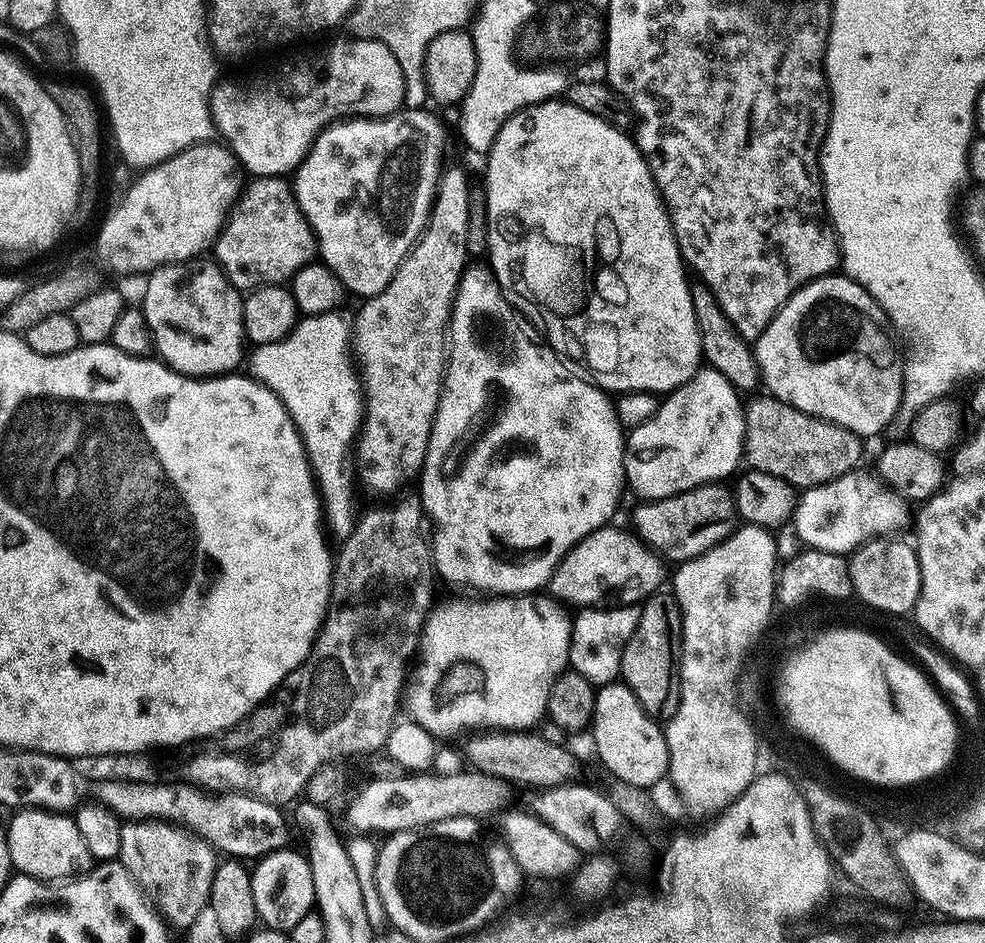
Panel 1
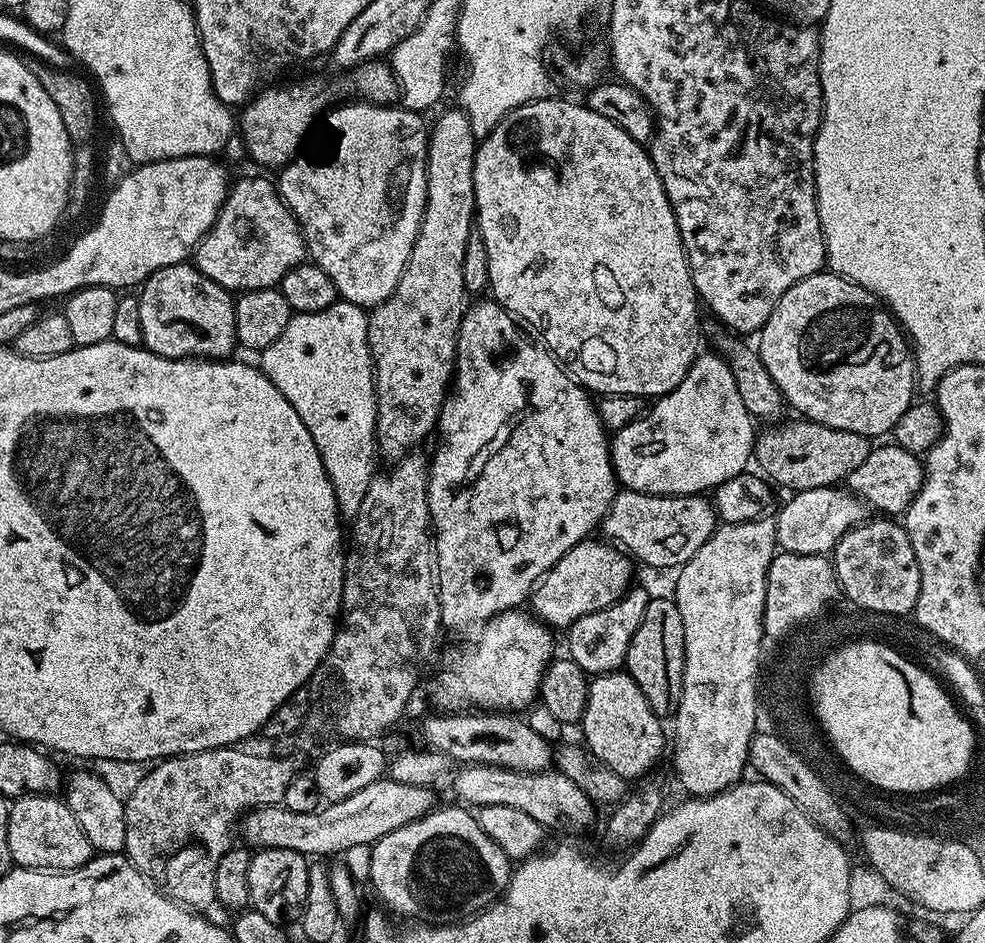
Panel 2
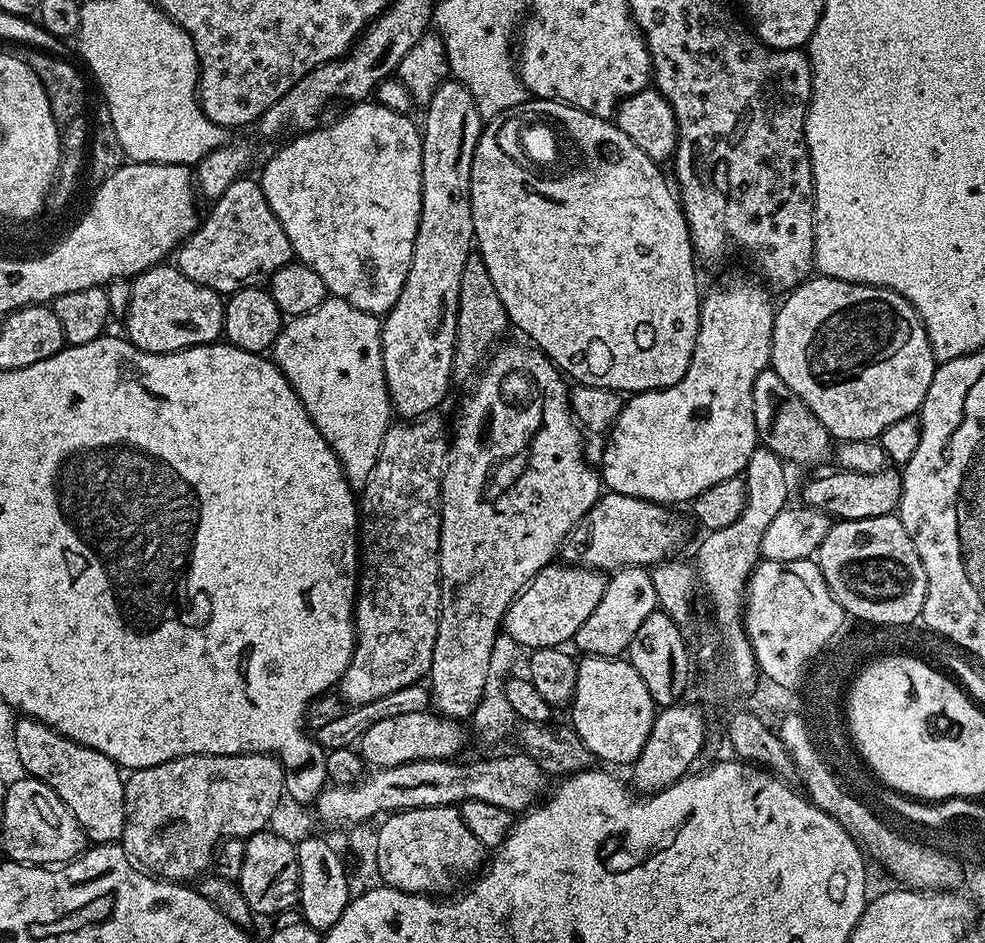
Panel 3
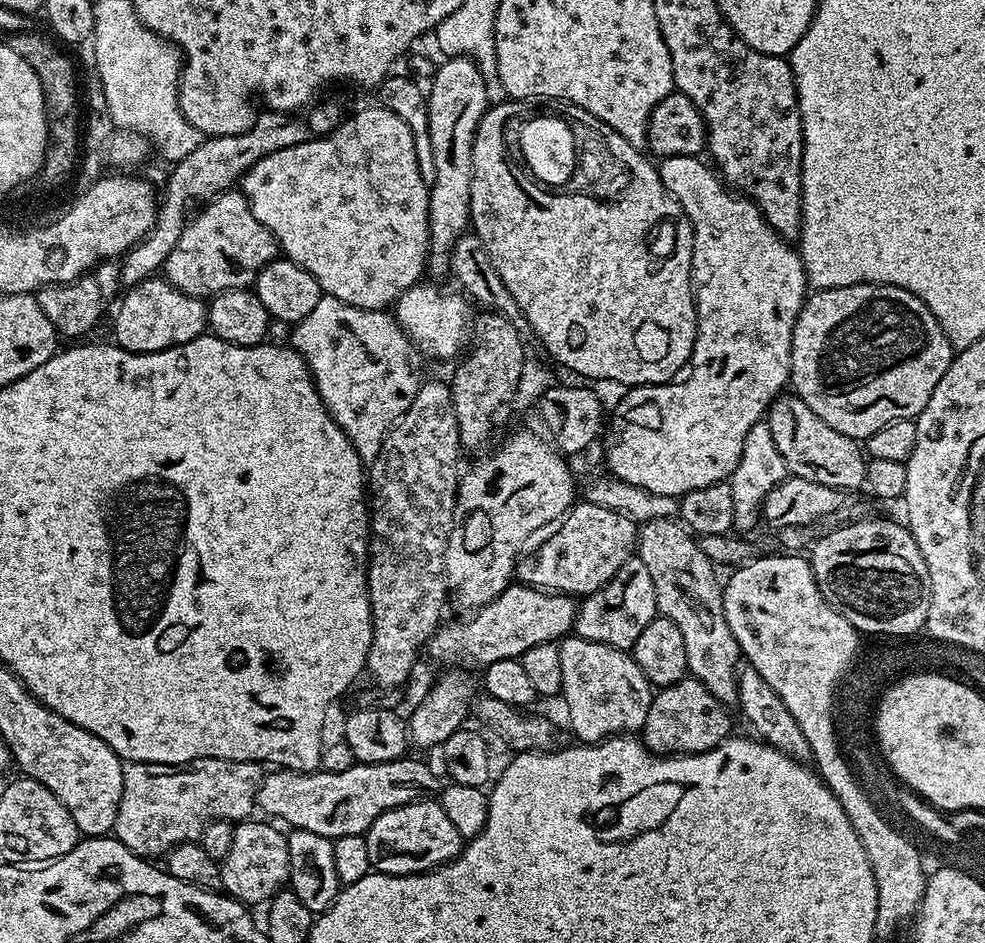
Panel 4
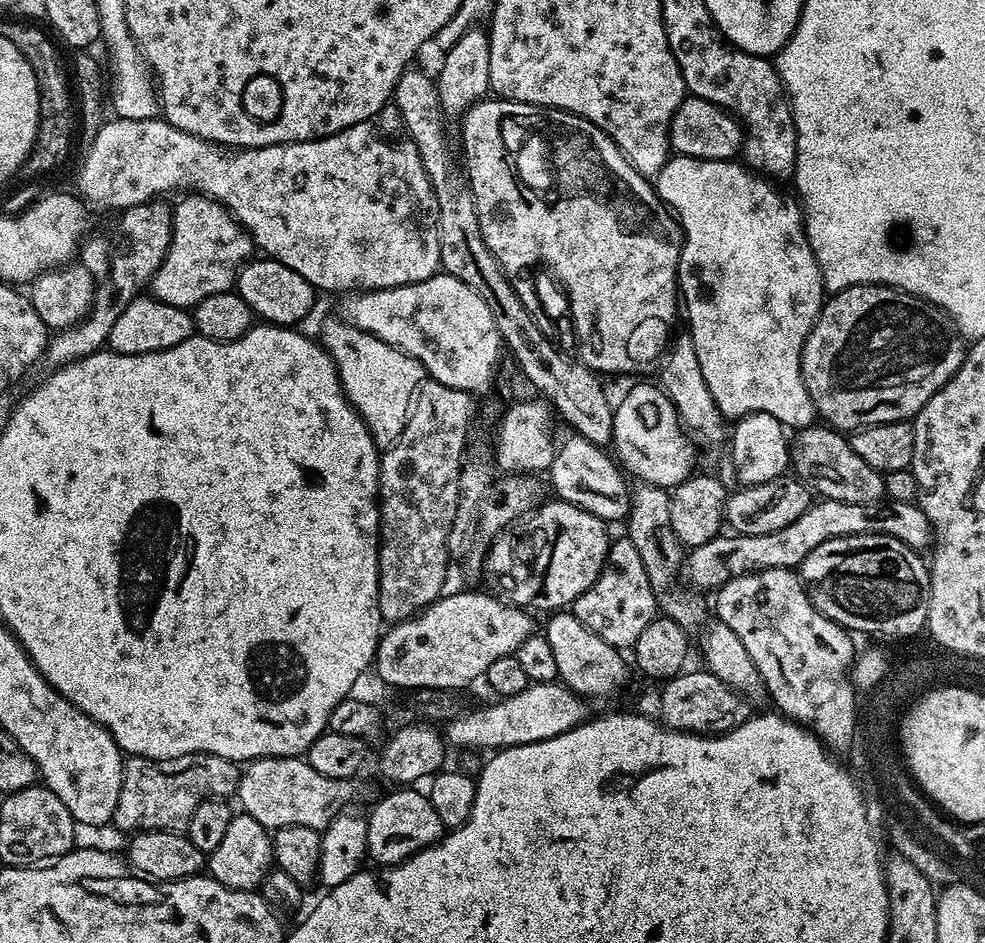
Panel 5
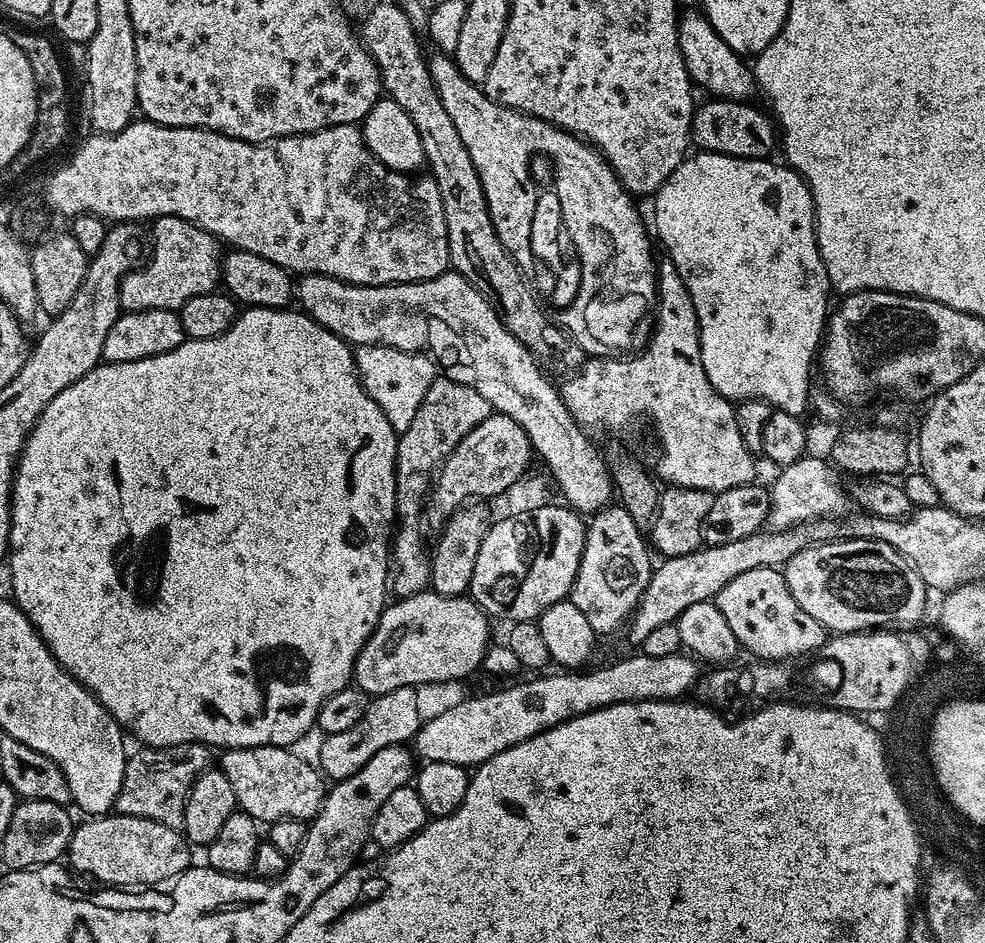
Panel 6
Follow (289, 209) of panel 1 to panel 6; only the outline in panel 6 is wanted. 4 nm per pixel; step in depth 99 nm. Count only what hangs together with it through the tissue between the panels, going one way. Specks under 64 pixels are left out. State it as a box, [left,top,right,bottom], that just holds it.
[120,216,222,312]

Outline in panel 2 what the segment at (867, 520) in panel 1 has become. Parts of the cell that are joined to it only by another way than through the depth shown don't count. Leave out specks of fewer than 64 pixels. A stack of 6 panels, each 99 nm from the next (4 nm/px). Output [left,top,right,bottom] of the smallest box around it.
[774,486,866,554]

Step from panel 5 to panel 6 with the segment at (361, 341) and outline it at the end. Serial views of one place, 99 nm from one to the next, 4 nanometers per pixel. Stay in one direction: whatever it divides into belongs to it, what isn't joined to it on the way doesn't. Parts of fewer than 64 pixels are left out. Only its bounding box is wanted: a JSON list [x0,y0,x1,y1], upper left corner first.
[355,344,438,434]

